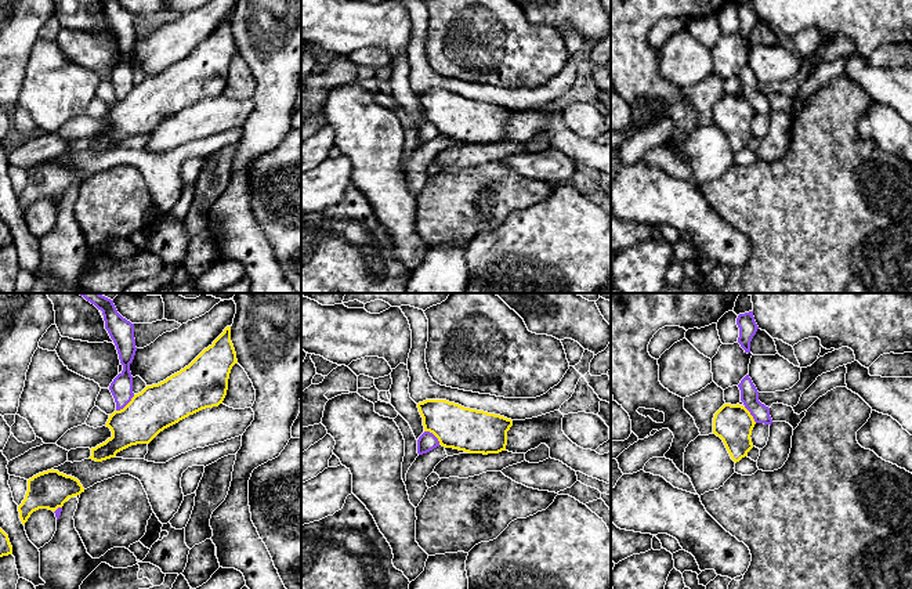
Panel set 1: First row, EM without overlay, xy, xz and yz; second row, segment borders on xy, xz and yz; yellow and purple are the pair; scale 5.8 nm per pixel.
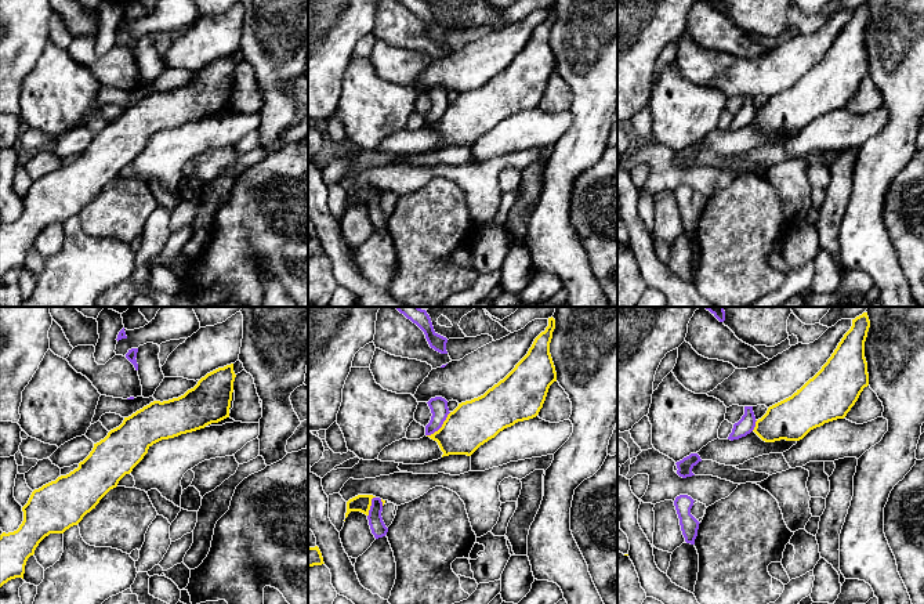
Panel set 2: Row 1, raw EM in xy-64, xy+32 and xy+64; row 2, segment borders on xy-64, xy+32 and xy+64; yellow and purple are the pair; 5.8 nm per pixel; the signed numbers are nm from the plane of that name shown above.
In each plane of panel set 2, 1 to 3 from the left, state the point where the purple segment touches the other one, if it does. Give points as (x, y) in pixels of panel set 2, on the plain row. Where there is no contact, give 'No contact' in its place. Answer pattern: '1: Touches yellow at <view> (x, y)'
1: No contact
2: Touches yellow at xy+32 (442, 116)
3: Touches yellow at xy+64 (756, 116)

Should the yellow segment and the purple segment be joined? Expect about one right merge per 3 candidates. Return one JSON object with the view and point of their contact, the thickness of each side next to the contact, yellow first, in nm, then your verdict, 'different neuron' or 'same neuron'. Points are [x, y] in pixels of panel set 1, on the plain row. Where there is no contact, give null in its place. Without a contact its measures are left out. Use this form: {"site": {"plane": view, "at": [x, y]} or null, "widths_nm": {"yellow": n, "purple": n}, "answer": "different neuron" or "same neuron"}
{"site": {"plane": "xy", "at": [127, 94]}, "widths_nm": {"yellow": 260, "purple": 130}, "answer": "same neuron"}

